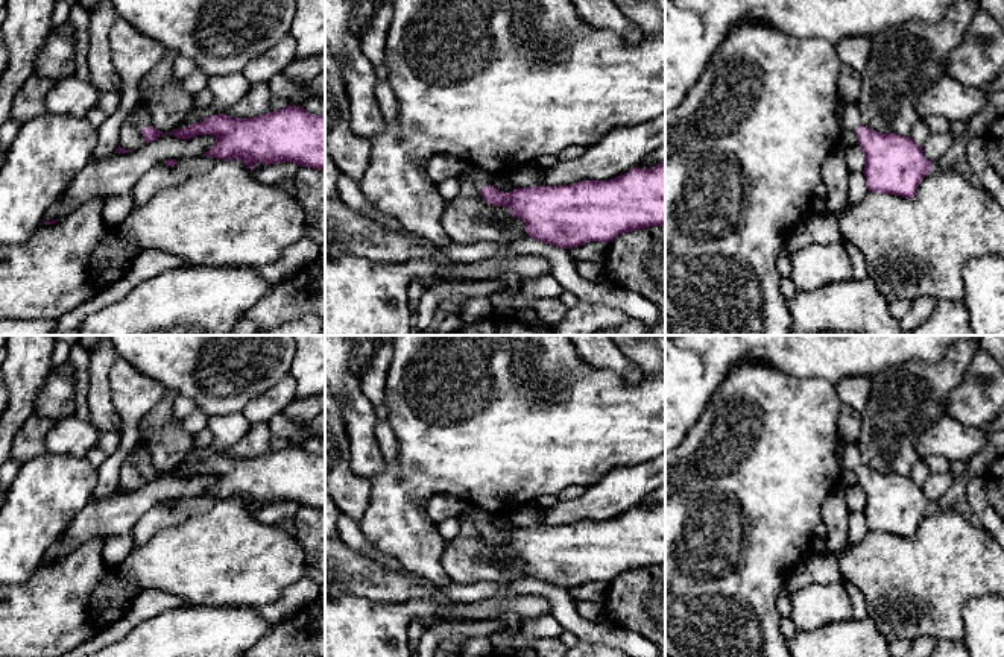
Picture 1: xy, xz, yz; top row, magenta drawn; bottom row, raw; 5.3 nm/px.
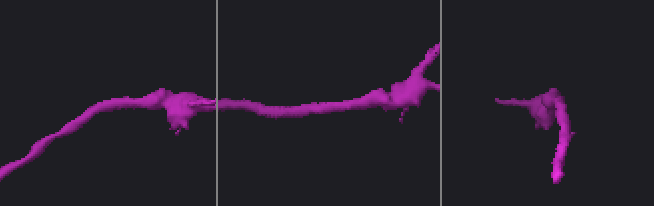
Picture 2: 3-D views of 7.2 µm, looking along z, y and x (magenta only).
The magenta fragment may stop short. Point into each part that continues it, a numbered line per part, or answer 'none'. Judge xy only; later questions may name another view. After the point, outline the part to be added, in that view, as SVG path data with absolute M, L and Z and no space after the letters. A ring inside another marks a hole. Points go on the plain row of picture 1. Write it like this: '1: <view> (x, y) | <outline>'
1: xy (138, 457) | M138 445L128 455L126 463L132 463L135 469L143 470L150 466L150 455Z

